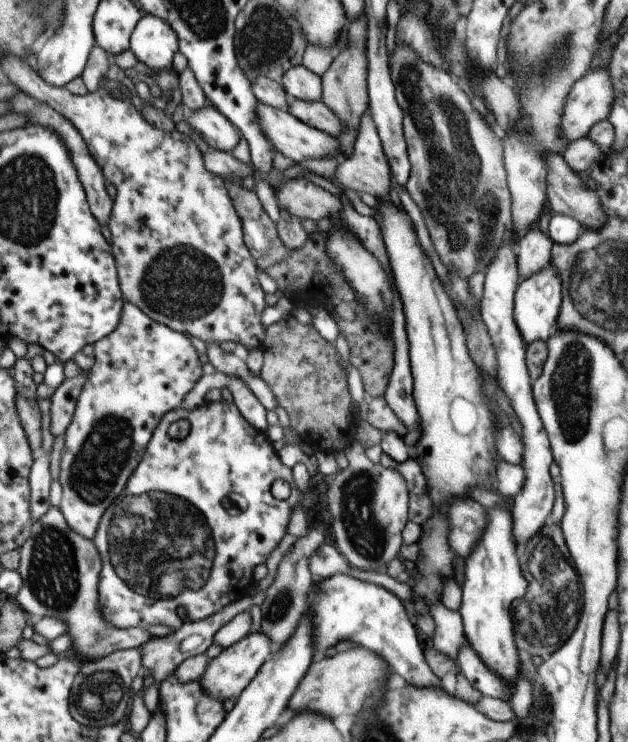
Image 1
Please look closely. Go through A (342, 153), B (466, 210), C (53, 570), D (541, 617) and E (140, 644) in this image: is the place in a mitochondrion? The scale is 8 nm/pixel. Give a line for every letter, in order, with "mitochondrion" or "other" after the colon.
A: other
B: mitochondrion
C: mitochondrion
D: mitochondrion
E: other

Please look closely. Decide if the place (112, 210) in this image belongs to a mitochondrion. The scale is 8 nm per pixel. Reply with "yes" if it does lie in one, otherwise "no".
no

